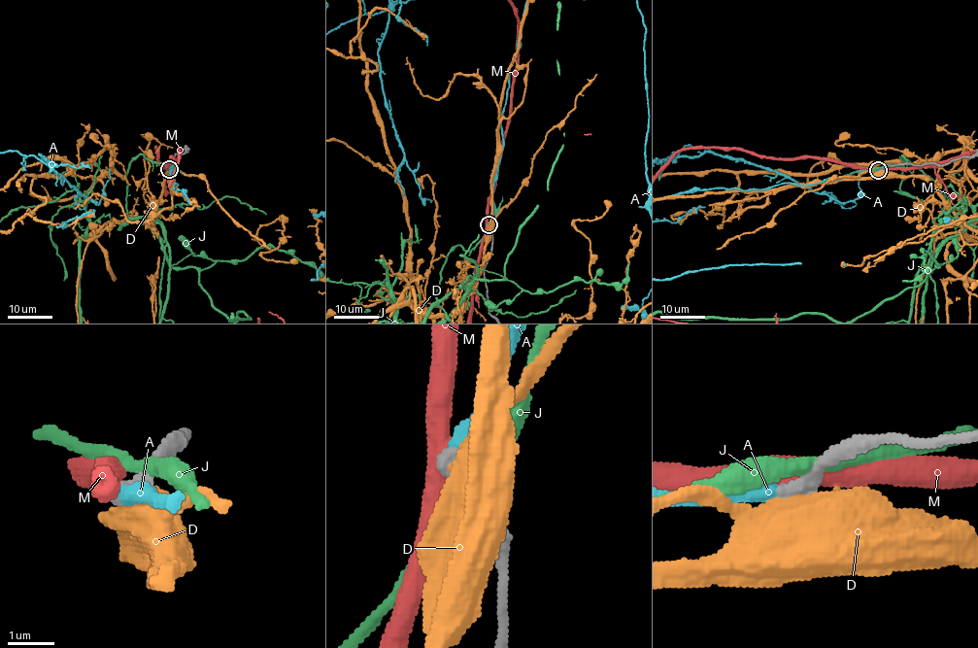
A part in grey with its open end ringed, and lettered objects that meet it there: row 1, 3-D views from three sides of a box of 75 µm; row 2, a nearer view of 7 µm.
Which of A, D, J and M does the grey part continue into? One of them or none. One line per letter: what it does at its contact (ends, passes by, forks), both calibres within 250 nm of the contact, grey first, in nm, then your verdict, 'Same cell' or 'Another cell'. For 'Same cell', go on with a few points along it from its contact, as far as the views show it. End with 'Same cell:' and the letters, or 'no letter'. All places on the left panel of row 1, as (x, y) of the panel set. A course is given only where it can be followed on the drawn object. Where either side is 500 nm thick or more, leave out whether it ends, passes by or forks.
A: It ends there. Thickness 480 nm (grey) against 440 nm. Same cell
D: Thickness 500 nm (grey) against 750 nm. Another cell
J: Thickness 500 nm (grey) against 280 nm. Another cell
M: It passes by. Thickness 480 nm (grey) against 460 nm. Another cell
Same cell: A

